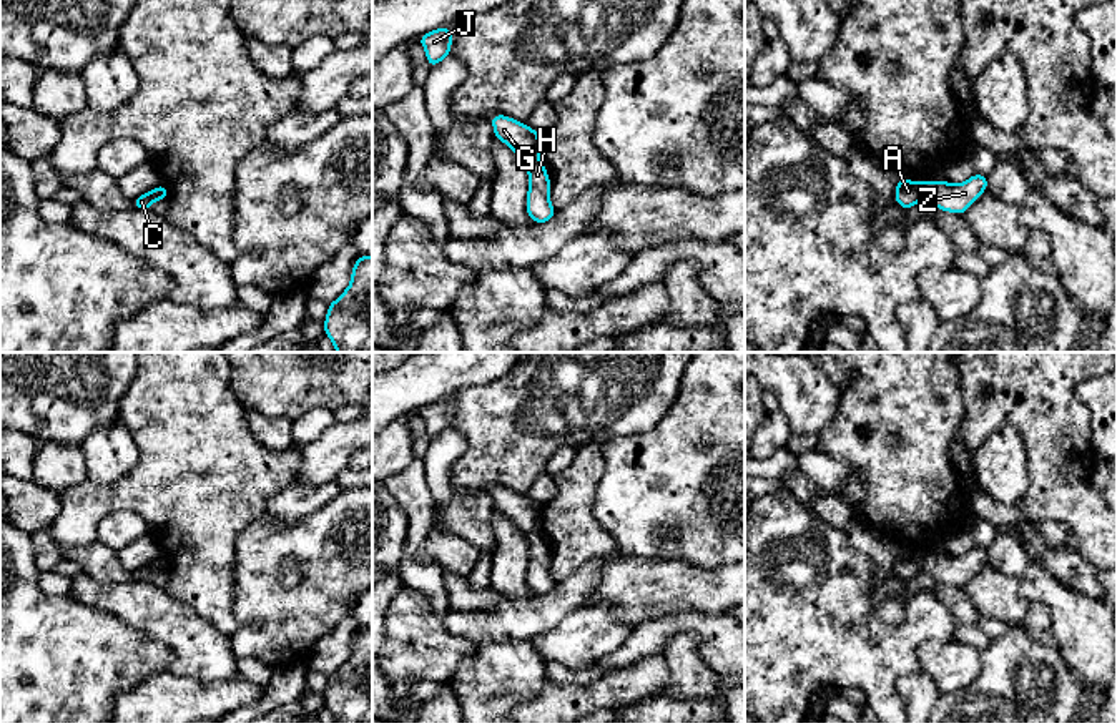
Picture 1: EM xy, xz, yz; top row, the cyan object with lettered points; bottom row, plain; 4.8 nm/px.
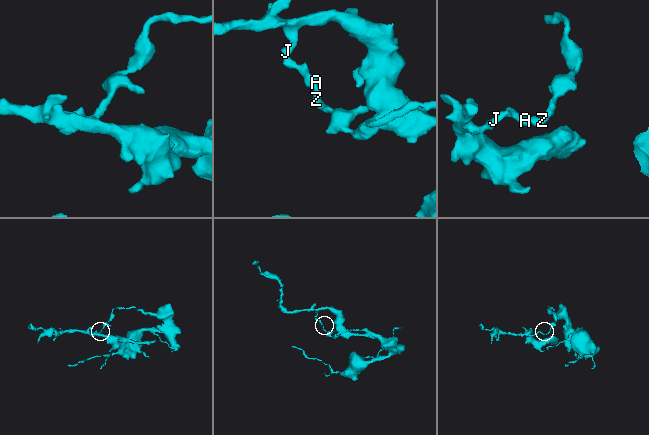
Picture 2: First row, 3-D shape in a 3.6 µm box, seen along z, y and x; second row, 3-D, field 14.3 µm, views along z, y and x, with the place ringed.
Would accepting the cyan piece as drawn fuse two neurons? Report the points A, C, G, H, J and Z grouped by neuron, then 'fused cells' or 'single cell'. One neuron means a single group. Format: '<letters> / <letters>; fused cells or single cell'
A C G J / H Z; fused cells

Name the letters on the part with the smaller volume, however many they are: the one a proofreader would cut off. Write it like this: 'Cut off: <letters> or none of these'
Cut off: A, C, G, J

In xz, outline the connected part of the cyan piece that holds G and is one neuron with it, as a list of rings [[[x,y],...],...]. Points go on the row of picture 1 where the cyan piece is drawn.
[[[492,115],[494,136],[505,143],[517,156],[532,160],[540,156],[540,133],[505,115]]]

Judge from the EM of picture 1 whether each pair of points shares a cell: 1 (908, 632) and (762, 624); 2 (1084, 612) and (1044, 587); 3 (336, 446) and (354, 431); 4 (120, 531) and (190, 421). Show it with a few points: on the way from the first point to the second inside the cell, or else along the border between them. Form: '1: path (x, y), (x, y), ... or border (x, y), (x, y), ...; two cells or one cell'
1: path (871, 634), (825, 634), (811, 624), (798, 624); one cell
2: path (1074, 612), (1054, 595); one cell
3: path (341, 441), (349, 436); one cell
4: border (97, 524), (132, 511), (148, 532); two cells

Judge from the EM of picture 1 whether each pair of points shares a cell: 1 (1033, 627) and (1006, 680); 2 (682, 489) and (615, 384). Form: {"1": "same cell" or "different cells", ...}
{"1": "different cells", "2": "different cells"}

